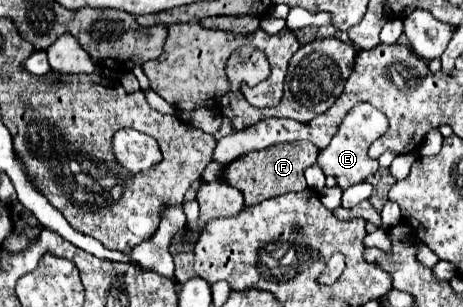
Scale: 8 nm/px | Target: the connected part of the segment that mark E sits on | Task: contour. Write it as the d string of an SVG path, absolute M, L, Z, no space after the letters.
M370 104L354 106L346 114L346 118L342 120L342 124L340 124L338 132L334 134L332 142L328 144L328 148L320 150L318 166L322 168L322 172L326 176L334 176L336 178L336 186L342 188L342 190L346 190L346 188L350 188L354 184L364 182L366 178L370 178L378 170L378 162L368 156L368 146L376 138L384 136L386 130L388 130L388 118L386 118L384 112L380 112L378 108L374 108Z

